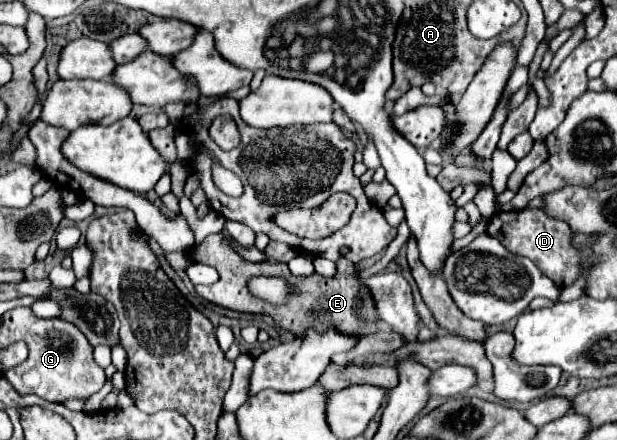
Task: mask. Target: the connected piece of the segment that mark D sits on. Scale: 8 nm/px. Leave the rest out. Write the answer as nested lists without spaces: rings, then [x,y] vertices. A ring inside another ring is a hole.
[[[522,209],[522,211],[510,211],[510,213],[496,213],[492,215],[488,223],[488,233],[496,237],[510,253],[528,257],[546,277],[550,277],[556,285],[566,287],[572,285],[578,275],[582,273],[578,269],[580,255],[570,245],[570,227],[544,213],[544,209]]]

